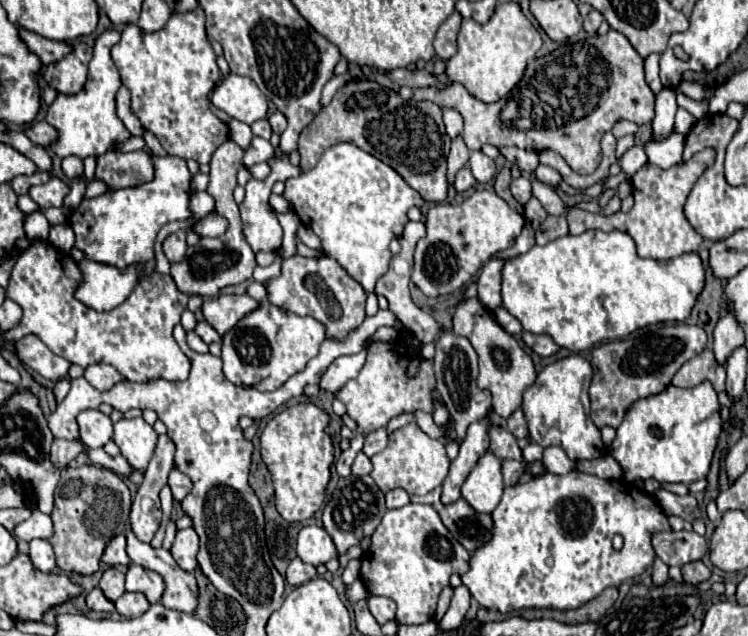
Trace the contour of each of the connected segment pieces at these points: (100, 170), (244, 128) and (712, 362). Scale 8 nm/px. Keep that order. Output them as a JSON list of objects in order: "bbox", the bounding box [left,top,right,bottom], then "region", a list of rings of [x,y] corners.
[{"bbox":[96,150,152,188],"region":[[[144,150],[138,152],[104,152],[96,158],[96,178],[104,180],[108,188],[126,188],[132,184],[142,184],[144,180],[152,180],[152,162]]]},{"bbox":[228,120,252,148],"region":[[[230,120],[228,124],[230,128],[230,138],[240,146],[240,148],[248,148],[250,140],[252,140],[252,132],[250,132],[250,126],[244,124],[244,122],[238,122],[238,120]]]},{"bbox":[672,350,726,392],"region":[[[704,350],[698,356],[694,356],[692,360],[688,360],[672,378],[674,386],[680,388],[692,388],[704,380],[710,380],[712,386],[722,392],[724,390],[724,382],[726,382],[726,370],[724,366],[716,360],[712,350]]]}]

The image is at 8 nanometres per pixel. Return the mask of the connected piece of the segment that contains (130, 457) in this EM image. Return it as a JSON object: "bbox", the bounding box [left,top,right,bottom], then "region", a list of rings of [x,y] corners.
{"bbox":[114,418,158,472],"region":[[[144,418],[120,420],[114,424],[114,442],[122,456],[138,470],[144,472],[154,454],[158,434]]]}

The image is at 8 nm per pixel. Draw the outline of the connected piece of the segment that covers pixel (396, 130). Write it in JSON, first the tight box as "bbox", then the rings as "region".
{"bbox":[298,80,450,202],"region":[[[350,80],[336,92],[332,102],[318,112],[312,124],[302,130],[298,140],[300,170],[312,170],[322,152],[338,142],[352,142],[392,166],[428,202],[442,202],[448,194],[446,156],[450,138],[444,130],[442,110],[432,102],[404,100],[396,90],[376,82]]]}

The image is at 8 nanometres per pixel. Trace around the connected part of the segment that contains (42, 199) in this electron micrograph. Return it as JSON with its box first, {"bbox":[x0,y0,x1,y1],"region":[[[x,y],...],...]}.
{"bbox":[30,176,70,208],"region":[[[52,176],[46,184],[32,186],[30,188],[30,198],[40,206],[40,208],[50,208],[50,206],[62,206],[62,200],[68,196],[70,188],[56,176]]]}

